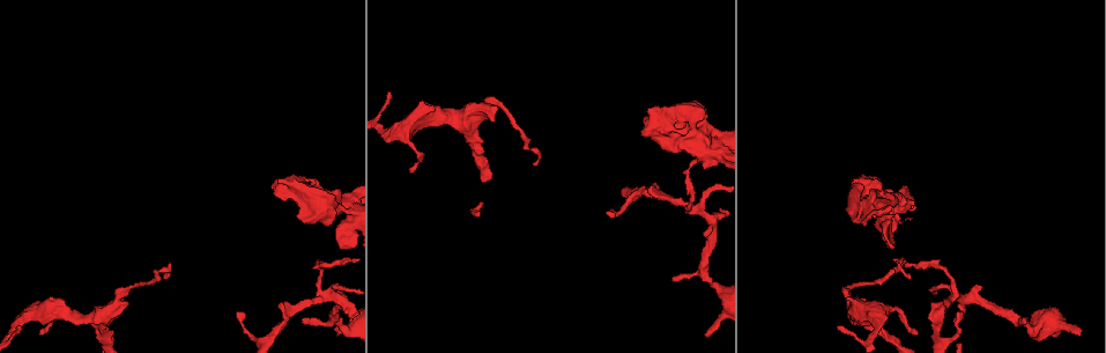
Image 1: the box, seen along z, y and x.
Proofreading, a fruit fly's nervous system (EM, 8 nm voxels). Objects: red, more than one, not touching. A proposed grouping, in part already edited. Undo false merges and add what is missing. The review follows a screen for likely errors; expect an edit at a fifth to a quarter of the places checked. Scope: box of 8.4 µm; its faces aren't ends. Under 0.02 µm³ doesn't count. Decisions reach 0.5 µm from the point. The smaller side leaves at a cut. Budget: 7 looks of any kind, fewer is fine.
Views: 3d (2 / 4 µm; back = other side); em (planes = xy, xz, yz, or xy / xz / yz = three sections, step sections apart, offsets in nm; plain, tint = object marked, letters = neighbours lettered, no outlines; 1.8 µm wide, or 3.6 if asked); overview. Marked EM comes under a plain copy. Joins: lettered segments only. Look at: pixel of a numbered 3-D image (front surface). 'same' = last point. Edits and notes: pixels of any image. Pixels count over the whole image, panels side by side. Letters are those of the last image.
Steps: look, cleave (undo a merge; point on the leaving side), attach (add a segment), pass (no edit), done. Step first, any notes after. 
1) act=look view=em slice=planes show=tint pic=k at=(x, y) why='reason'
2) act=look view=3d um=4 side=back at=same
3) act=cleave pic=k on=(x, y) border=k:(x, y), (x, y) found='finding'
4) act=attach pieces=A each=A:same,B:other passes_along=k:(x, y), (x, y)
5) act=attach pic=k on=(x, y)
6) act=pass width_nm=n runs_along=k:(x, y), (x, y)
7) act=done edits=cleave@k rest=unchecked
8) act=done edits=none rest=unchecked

act=look view=3d um=4 pic=1 at=(711, 152) why='three arms meet'

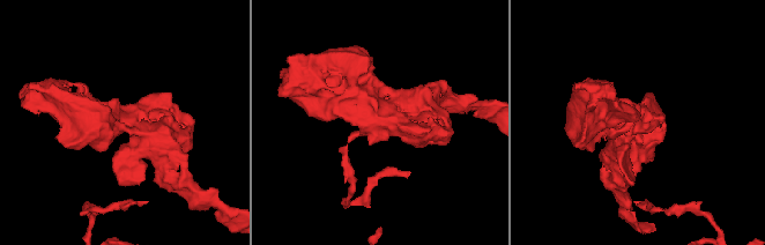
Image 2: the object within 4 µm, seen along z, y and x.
act=look view=em um=3.6 slice=planes show=letters pic=2 at=(378, 118) arms=3 arm_widths_nm=170,240,420 why='now the EM'

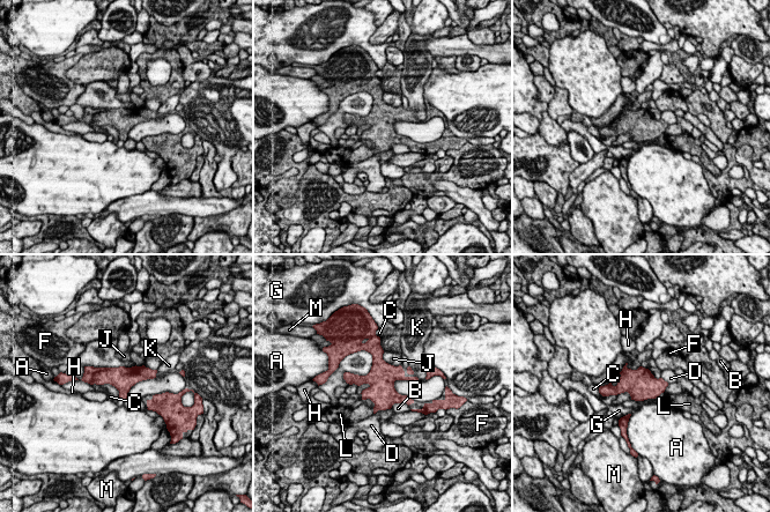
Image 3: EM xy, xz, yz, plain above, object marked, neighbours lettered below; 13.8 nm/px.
act=pass each=A:other,B:other,C:other,D:other,F:other,G:other,H:other,J:other,K:other,L:other,M:other runs_along=3:(153, 372), (131, 376), (91, 377) found='one cell here'

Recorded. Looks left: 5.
act=look view=3d um=2 pic=1 at=(336, 336) why='tapers out'

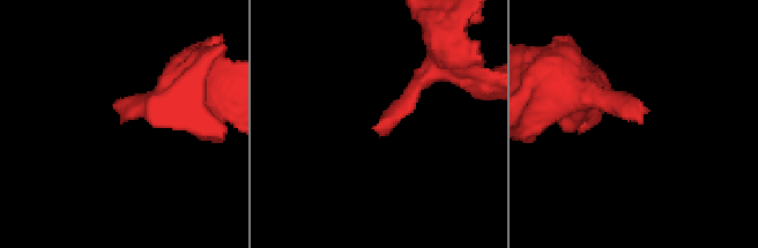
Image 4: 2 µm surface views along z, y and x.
act=look view=em um=3.6 slice=xy step=16 show=tint pic=4 at=(642, 121) why='shape alone is not enough'

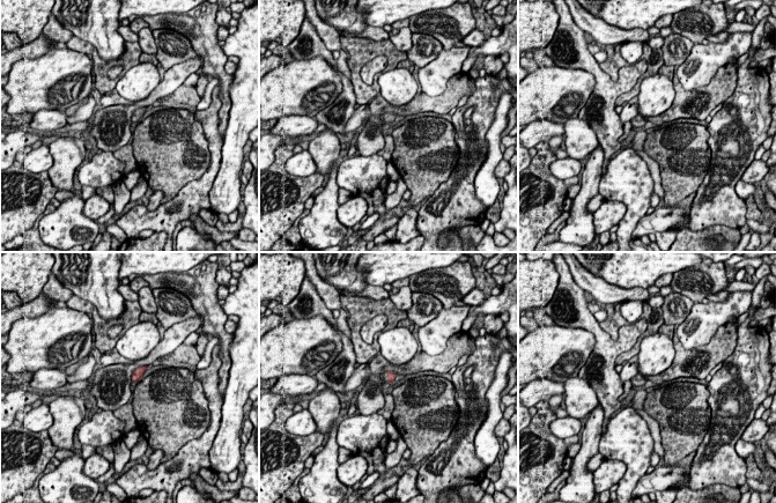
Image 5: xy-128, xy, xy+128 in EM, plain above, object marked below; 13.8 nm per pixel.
act=look view=em um=3.6 slice=planes show=letters at=same

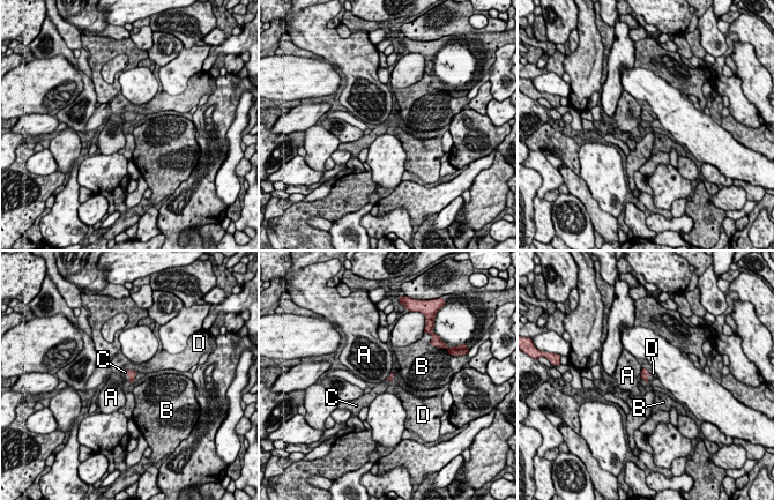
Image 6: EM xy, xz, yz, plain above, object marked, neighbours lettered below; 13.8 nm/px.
act=attach pieces=C longest_contact=A:220nm each=A:other,B:other,C:same,D:other passes_along=6:(132, 374), (128, 375), (125, 375) found='the cell continues'

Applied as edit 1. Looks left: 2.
act=look view=overview why='redraw'

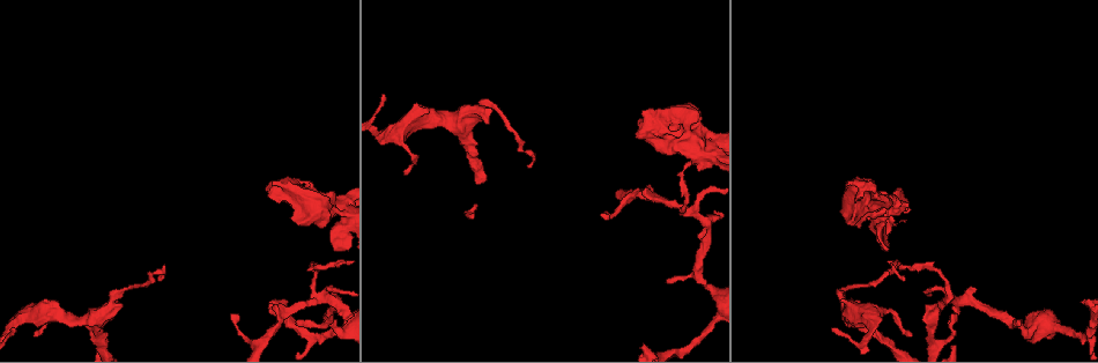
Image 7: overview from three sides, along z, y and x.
act=look view=em slice=planes show=letters pic=7 at=(405, 172)

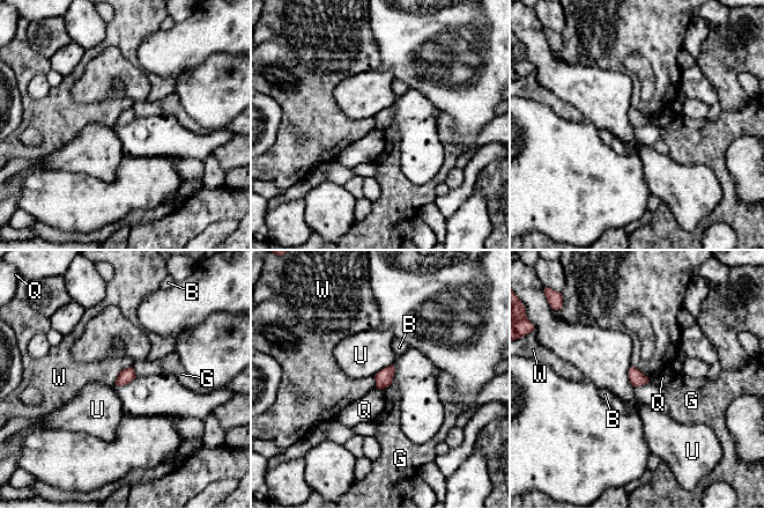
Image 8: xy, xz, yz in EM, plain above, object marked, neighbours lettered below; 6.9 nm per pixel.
act=pass longest_contact=U:160nm each=B:other,G:other,Q:other,U:other,W:other border=8:(132, 366), (123, 369), (117, 377) found='none of them fits'

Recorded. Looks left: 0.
act=done edits=attach@6 rest=unchecked

